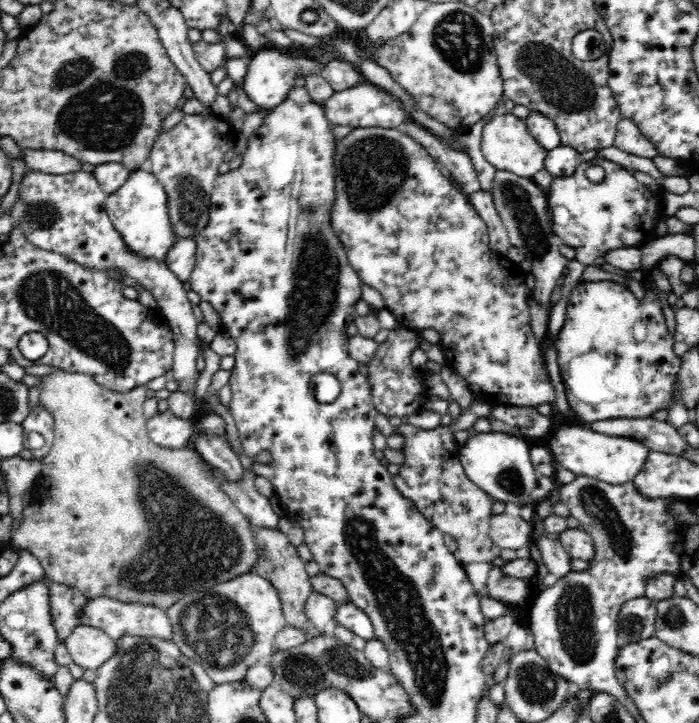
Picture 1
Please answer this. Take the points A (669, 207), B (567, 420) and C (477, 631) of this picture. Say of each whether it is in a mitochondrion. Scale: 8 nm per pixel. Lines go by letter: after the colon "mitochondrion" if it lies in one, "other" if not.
A: other
B: other
C: other

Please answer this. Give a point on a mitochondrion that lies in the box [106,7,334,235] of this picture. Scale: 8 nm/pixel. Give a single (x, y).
(189, 195)

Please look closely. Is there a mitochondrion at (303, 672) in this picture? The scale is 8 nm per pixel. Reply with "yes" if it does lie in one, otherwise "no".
yes

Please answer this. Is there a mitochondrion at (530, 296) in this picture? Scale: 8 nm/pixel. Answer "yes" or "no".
no

